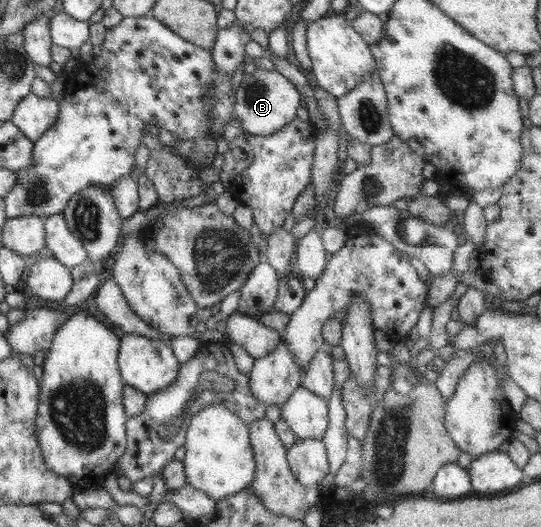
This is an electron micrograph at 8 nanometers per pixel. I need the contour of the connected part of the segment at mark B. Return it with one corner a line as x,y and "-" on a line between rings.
250,68
245,72
237,88
233,118
241,123
242,131
245,133
269,136
284,128
285,124
290,124
297,117
296,112
302,99
297,87
275,68
272,70

